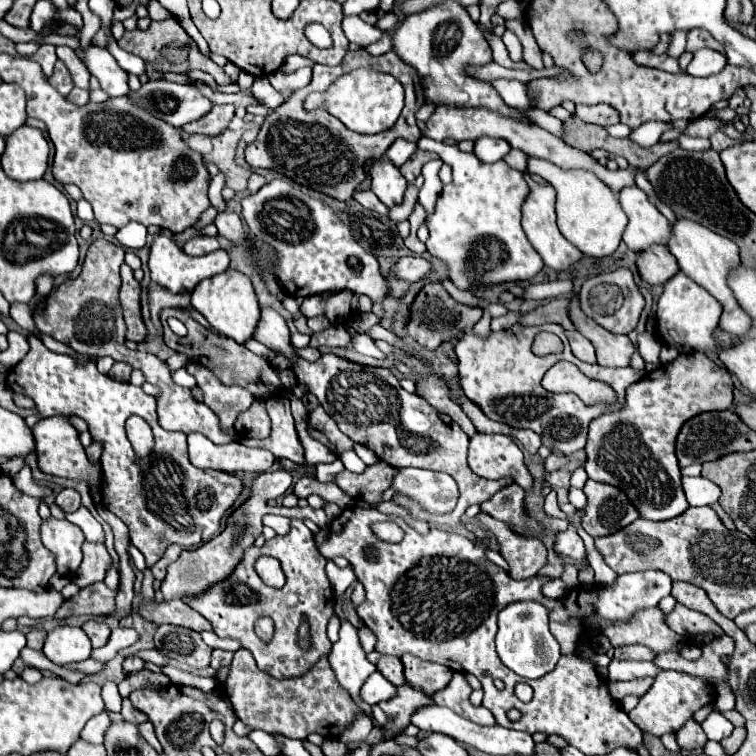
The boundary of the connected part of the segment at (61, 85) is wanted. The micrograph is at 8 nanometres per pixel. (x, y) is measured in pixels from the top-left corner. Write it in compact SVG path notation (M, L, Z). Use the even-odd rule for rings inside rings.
M57 61L55 63L55 71L51 77L45 77L47 83L51 83L51 87L55 87L57 91L61 91L61 95L69 95L69 91L73 89L73 81L71 81L71 75L65 67L63 61Z

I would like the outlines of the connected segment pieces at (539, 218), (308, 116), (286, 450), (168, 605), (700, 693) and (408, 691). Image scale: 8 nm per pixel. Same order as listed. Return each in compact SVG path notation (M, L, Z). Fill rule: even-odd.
M529 181L529 187L531 187L531 193L523 203L523 219L521 219L523 231L549 269L553 269L557 273L567 271L583 257L583 253L561 235L561 231L555 223L557 221L557 217L555 217L555 189L551 185L543 187L543 185L537 185L533 181Z
M365 49L349 51L345 55L345 59L335 67L325 67L325 65L313 67L313 81L305 89L293 91L293 95L287 97L287 101L281 107L277 107L275 111L271 111L267 115L257 139L247 145L245 159L253 169L259 169L259 167L273 169L307 189L325 193L339 201L349 201L353 197L353 193L357 191L357 187L367 179L367 171L363 169L365 163L381 159L395 139L419 141L421 131L417 127L415 113L423 103L425 103L425 95L423 95L423 89L419 87L417 73L409 65L405 65L401 59L397 59L397 55L393 51L389 51L381 57L369 55ZM357 67L367 67L367 69L375 69L381 73L389 73L395 79L399 79L399 83L403 85L405 109L403 109L399 121L389 131L383 131L377 135L363 135L363 133L349 131L339 119L335 119L333 115L329 115L323 109L305 111L303 101L305 101L307 93L327 89L339 75L345 75Z
M267 399L267 413L273 423L273 431L267 439L243 439L241 443L247 447L259 447L271 451L277 459L285 457L295 463L305 461L305 449L301 445L299 433L295 429L293 415L289 411L287 399Z
M173 599L173 601L163 601L163 603L141 603L139 607L141 615L157 625L169 623L169 625L181 625L193 631L211 631L211 623L197 611L193 611L187 603L183 603L181 599Z
M661 671L655 677L651 689L639 699L639 705L629 713L629 719L635 725L639 725L645 733L661 737L665 733L675 733L693 715L693 711L711 703L713 695L715 695L713 683L703 677L691 677L687 673L677 671Z
M409 683L397 687L397 695L385 703L379 703L379 707L383 709L392 719L385 723L382 727L389 733L394 733L404 729L409 725L412 714L420 707L429 707L433 705L431 697L423 695L421 691L417 691L415 687L411 687Z

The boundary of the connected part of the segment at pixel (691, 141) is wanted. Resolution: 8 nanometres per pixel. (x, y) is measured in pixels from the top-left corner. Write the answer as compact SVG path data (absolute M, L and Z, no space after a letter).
M681 135L679 143L681 143L683 149L693 149L693 151L707 151L707 149L711 149L709 139L699 139L699 137L685 137L685 135Z

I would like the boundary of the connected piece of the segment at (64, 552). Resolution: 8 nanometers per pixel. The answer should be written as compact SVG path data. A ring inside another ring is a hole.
M49 517L41 523L41 541L55 555L59 575L73 577L83 559L83 531L67 519Z

